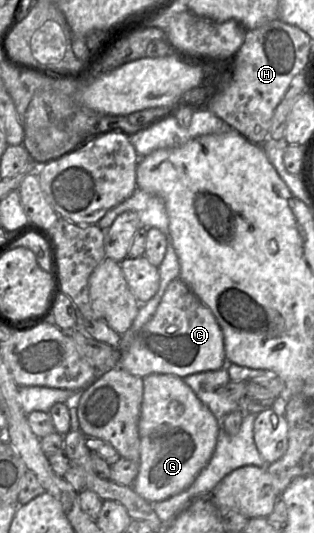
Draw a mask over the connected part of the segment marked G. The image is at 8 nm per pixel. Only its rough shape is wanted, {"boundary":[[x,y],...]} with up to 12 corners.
{"boundary":[[144,377],[139,473],[157,503],[210,461],[219,421],[182,378]]}

